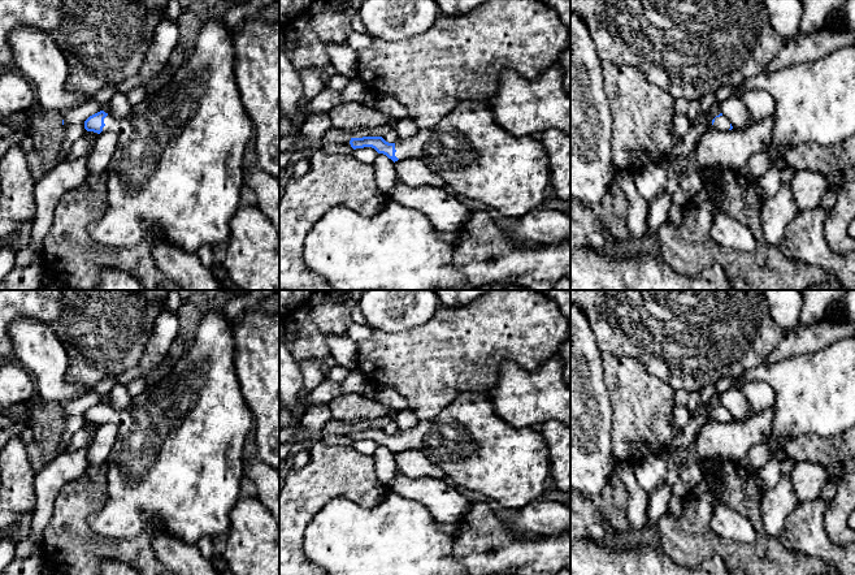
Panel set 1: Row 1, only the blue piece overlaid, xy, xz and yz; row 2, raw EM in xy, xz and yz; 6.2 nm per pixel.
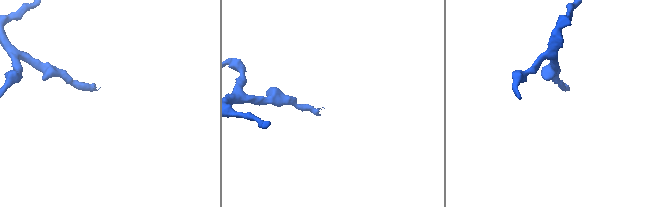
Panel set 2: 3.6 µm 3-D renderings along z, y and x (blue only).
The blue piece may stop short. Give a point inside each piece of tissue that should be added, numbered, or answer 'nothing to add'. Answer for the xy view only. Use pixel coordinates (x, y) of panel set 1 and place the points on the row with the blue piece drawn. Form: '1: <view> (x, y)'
1: xy (177, 173)

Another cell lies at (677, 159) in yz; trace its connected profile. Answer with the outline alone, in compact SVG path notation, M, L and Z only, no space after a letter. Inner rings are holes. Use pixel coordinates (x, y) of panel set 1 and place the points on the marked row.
M716 101L711 105L708 111L700 109L698 118L691 122L687 134L678 144L676 144L669 151L665 159L665 165L669 169L680 174L686 168L689 163L689 156L695 152L696 144L699 143L700 138L707 133L712 120L720 113L721 105Z

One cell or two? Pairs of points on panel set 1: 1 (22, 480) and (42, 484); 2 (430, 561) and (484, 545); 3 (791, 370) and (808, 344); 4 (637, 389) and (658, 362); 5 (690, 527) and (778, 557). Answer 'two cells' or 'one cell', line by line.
1: two cells
2: two cells
3: two cells
4: two cells
5: one cell

